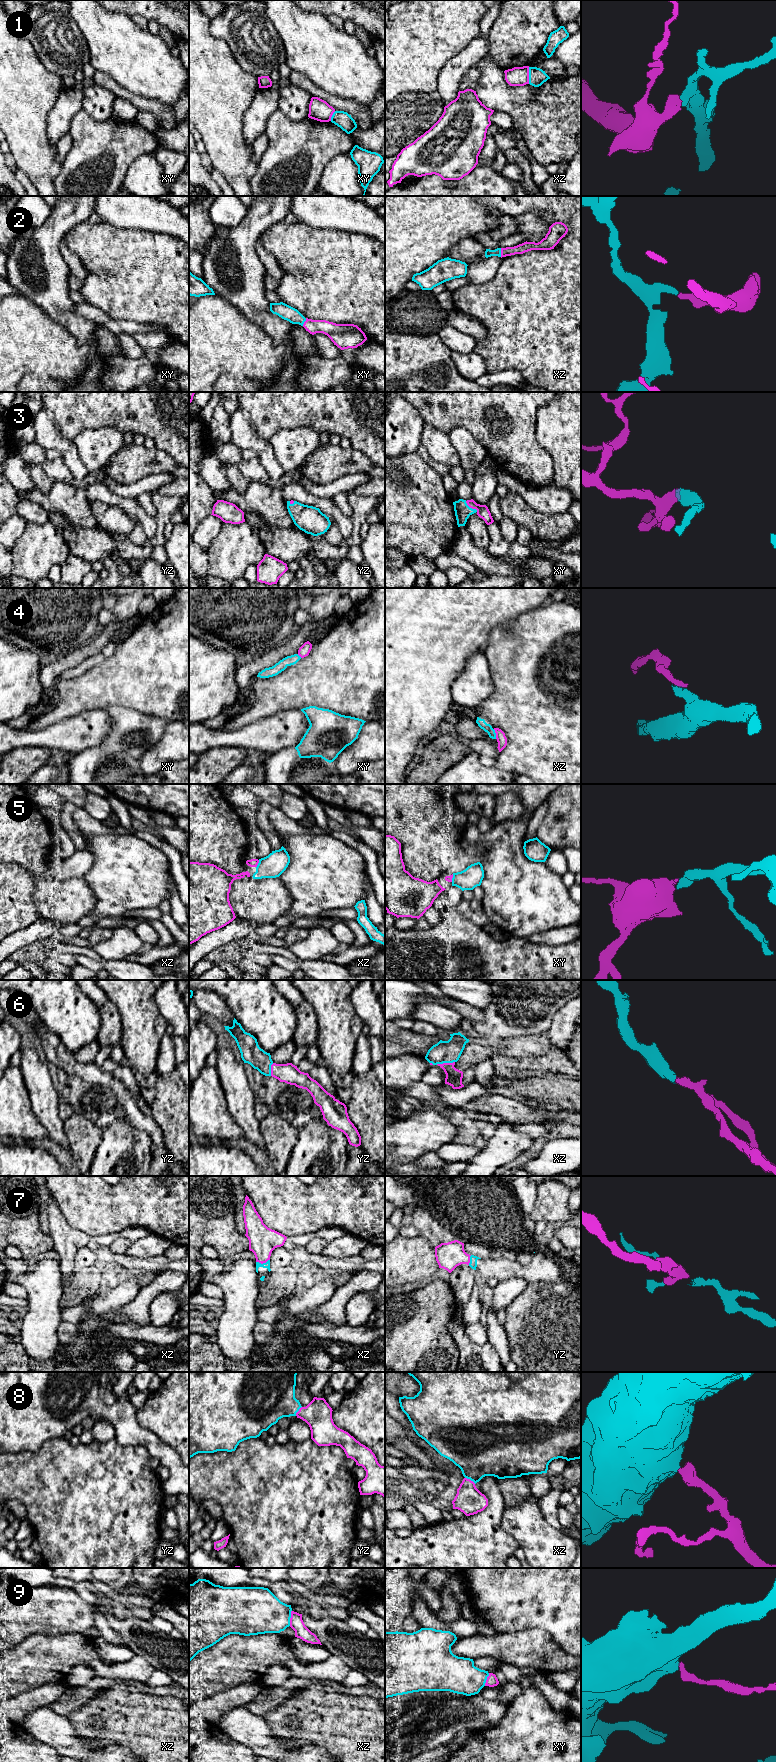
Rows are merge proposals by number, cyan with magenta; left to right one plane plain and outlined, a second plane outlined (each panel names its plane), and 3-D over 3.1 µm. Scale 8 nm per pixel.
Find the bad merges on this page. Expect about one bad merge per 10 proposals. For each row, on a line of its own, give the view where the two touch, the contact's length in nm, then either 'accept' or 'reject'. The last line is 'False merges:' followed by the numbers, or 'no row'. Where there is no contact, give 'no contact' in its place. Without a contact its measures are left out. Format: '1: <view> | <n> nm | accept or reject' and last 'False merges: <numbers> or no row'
1: xz | 140 nm | reject
2: xz | 70 nm | accept
3: xy | 130 nm | accept
4: xz | 80 nm | reject
5: xz | 70 nm | accept
6: xz | 150 nm | accept
7: xz | 110 nm | accept
8: xz | 100 nm | accept
9: xz | 130 nm | reject
False merges: 1, 4, 9

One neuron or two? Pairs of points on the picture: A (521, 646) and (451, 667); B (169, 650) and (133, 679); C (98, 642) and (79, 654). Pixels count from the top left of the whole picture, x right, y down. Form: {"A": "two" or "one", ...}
{"A": "two", "B": "one", "C": "one"}

